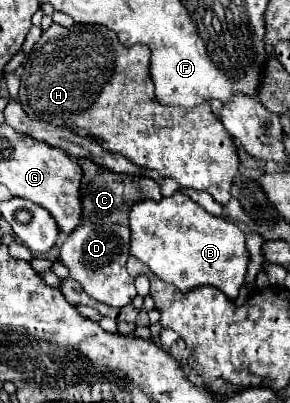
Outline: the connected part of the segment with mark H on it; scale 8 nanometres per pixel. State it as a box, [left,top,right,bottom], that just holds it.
[18,23,240,205]

